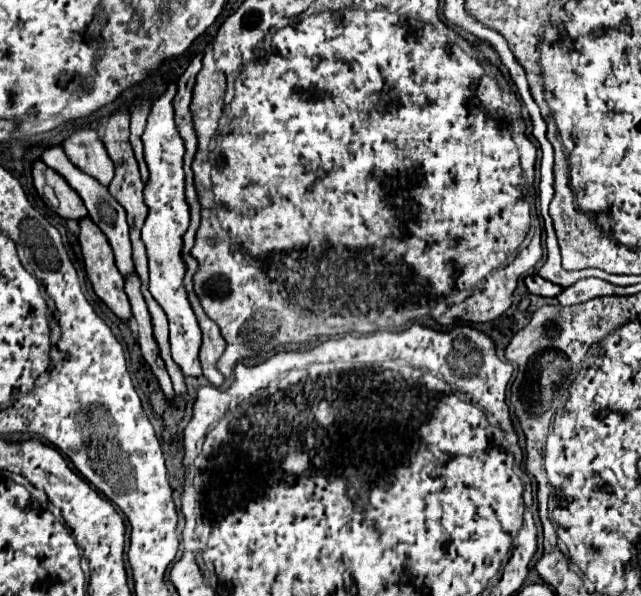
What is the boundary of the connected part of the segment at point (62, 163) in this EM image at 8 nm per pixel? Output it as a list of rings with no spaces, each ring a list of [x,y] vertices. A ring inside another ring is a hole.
[[[54,146],[54,148],[44,150],[44,152],[42,152],[42,162],[44,162],[48,168],[52,168],[54,172],[58,172],[58,174],[70,184],[70,188],[74,188],[74,190],[78,192],[78,196],[82,198],[82,202],[84,202],[84,206],[86,206],[90,218],[92,218],[94,224],[106,234],[106,238],[108,238],[108,242],[110,242],[110,246],[112,246],[112,250],[114,250],[116,266],[118,266],[118,270],[120,270],[120,274],[122,274],[124,278],[128,278],[128,276],[134,272],[134,262],[132,262],[132,248],[130,248],[130,236],[128,236],[128,224],[126,224],[126,212],[124,212],[124,208],[110,196],[110,192],[108,192],[106,186],[98,184],[98,180],[94,180],[92,176],[86,176],[80,168],[72,166],[72,162],[68,160],[68,156],[64,154],[64,150],[62,150],[60,146]]]

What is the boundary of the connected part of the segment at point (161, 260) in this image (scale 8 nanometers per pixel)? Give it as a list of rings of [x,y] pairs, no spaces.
[[[170,84],[168,90],[152,104],[148,124],[142,134],[144,160],[150,172],[150,178],[144,186],[144,204],[148,206],[148,218],[142,228],[142,240],[146,244],[148,260],[150,260],[150,294],[164,308],[170,322],[172,358],[180,366],[184,376],[200,376],[202,370],[200,370],[198,350],[202,342],[202,332],[190,308],[190,302],[186,298],[186,290],[182,286],[184,262],[178,254],[182,250],[182,234],[190,224],[190,210],[184,200],[182,154],[176,152],[176,148],[180,148],[180,144],[184,142],[174,124],[174,108],[172,108],[174,94],[176,94],[176,84]]]

